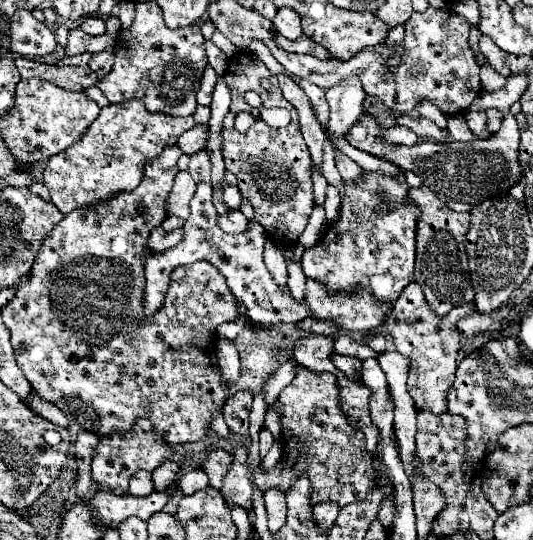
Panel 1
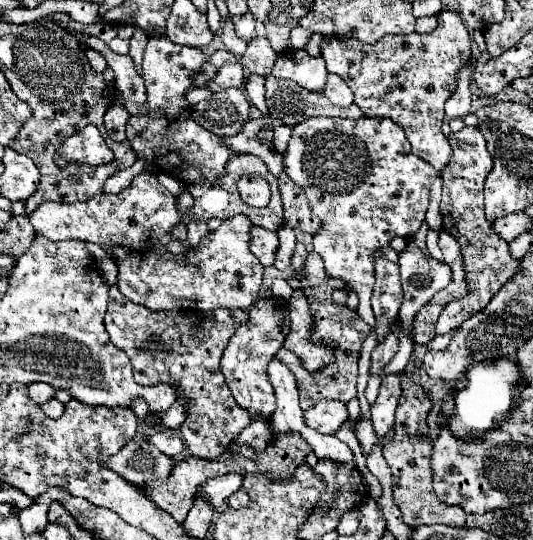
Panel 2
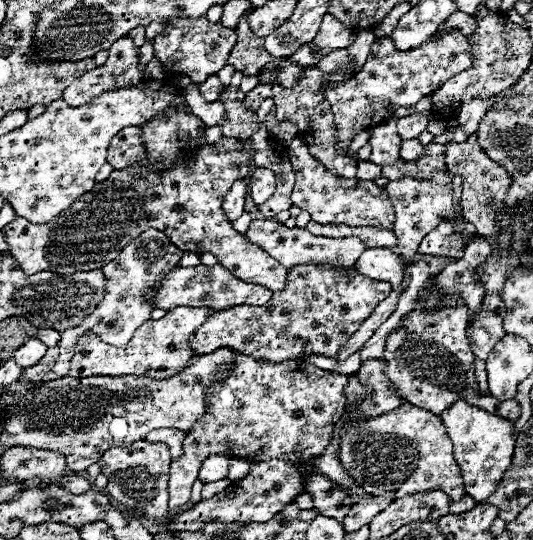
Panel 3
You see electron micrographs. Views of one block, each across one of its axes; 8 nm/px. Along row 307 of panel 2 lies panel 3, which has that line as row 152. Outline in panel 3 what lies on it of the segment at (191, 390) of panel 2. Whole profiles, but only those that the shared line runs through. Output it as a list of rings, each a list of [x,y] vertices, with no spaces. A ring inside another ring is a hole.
[[[128,126],[128,128],[120,130],[116,138],[112,138],[112,142],[108,146],[108,162],[118,170],[118,168],[128,168],[140,160],[144,160],[140,128]]]

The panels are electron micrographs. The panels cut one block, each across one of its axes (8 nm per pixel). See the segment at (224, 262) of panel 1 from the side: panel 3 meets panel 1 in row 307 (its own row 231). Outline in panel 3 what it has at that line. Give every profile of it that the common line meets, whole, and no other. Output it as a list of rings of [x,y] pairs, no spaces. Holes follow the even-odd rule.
[[[252,220],[244,236],[252,244],[260,246],[264,252],[274,256],[274,260],[278,260],[284,268],[292,268],[298,264],[330,264],[334,268],[350,268],[354,266],[358,256],[366,250],[358,238],[334,240],[334,238],[314,236],[304,228],[286,228],[284,224],[274,222],[274,220]],[[150,228],[146,232],[142,232],[136,240],[132,240],[120,254],[118,258],[114,258],[110,264],[106,264],[102,268],[104,276],[108,278],[108,284],[106,284],[106,296],[102,300],[102,304],[90,314],[86,316],[86,320],[76,326],[76,328],[70,328],[70,330],[64,330],[62,332],[62,340],[60,340],[60,356],[52,368],[54,374],[58,376],[68,376],[68,368],[70,368],[70,350],[74,350],[76,346],[76,340],[78,336],[84,334],[84,330],[92,328],[106,344],[112,344],[112,346],[126,346],[134,334],[134,330],[138,326],[142,326],[148,318],[150,318],[150,312],[152,312],[152,306],[148,302],[144,302],[140,296],[144,290],[148,290],[166,270],[170,272],[172,268],[178,266],[180,262],[180,248],[176,248],[168,236],[164,232],[158,232],[156,228]]]

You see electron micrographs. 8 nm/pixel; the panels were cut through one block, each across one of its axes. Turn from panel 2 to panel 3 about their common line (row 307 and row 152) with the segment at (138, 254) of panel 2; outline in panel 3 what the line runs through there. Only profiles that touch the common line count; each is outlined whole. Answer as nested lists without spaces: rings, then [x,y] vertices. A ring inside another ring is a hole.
[[[170,106],[160,118],[154,118],[140,128],[146,150],[144,160],[150,162],[148,166],[134,164],[124,170],[112,170],[104,182],[94,184],[90,192],[80,196],[70,208],[60,212],[48,224],[32,224],[18,216],[4,228],[10,254],[18,266],[26,274],[36,274],[42,270],[58,274],[96,270],[114,260],[118,252],[130,244],[130,240],[154,226],[162,230],[180,250],[190,250],[194,254],[212,252],[218,258],[218,264],[228,268],[236,278],[270,290],[282,290],[286,286],[288,270],[236,232],[222,212],[224,196],[234,180],[244,178],[252,170],[250,152],[218,152],[214,144],[200,144],[194,150],[188,150],[188,144],[198,144],[204,134],[204,122],[188,112],[186,106]],[[182,156],[190,156],[190,160],[182,160]],[[158,160],[176,162],[170,170],[154,172],[152,164]]]

